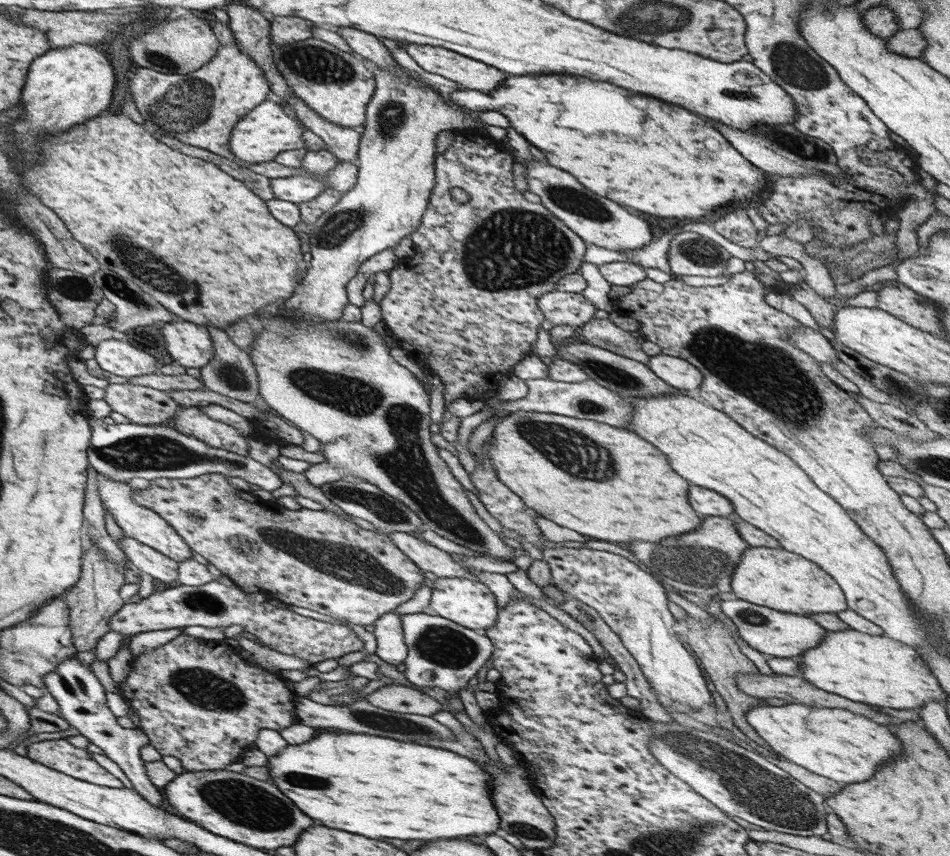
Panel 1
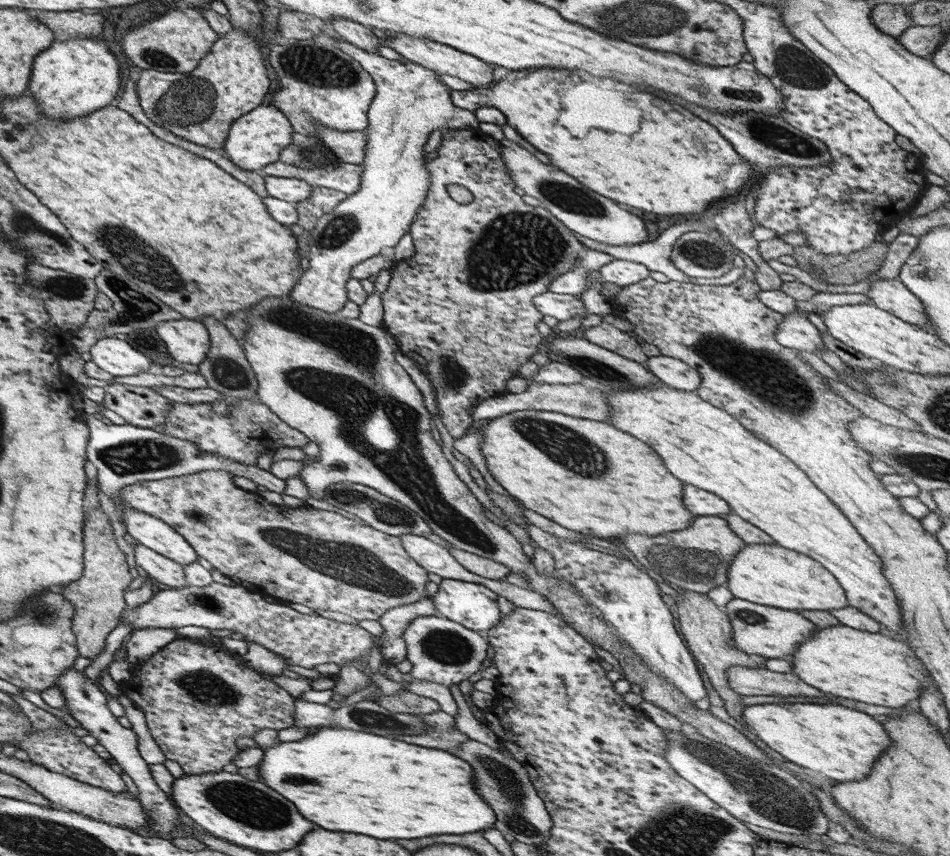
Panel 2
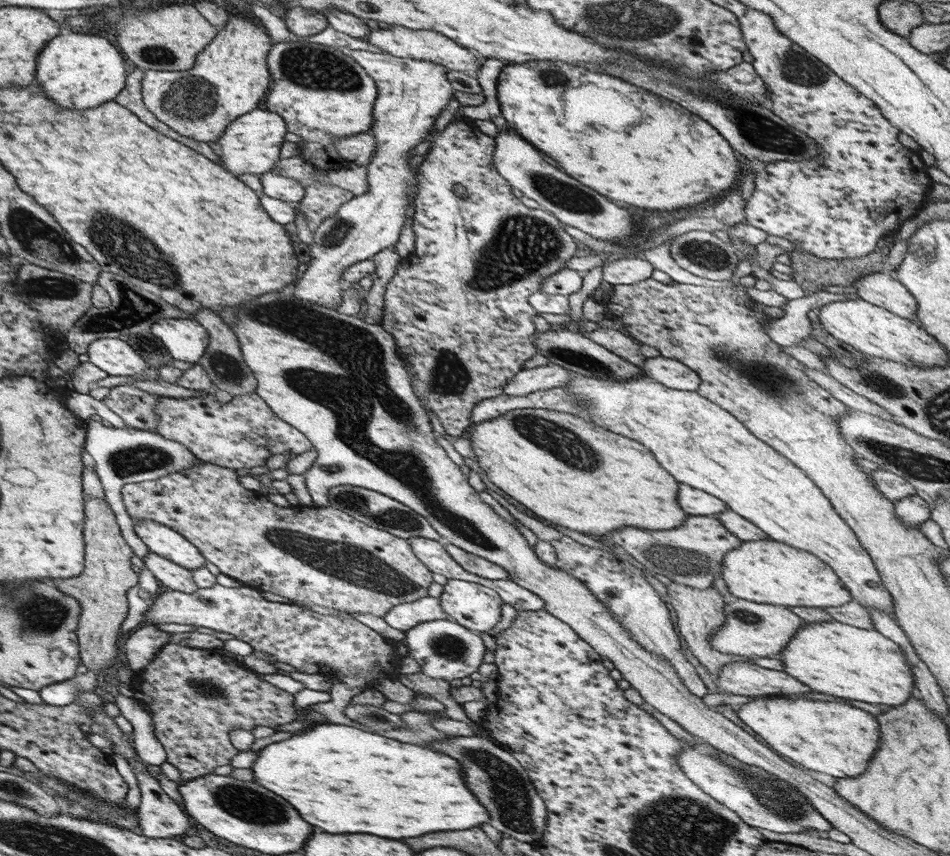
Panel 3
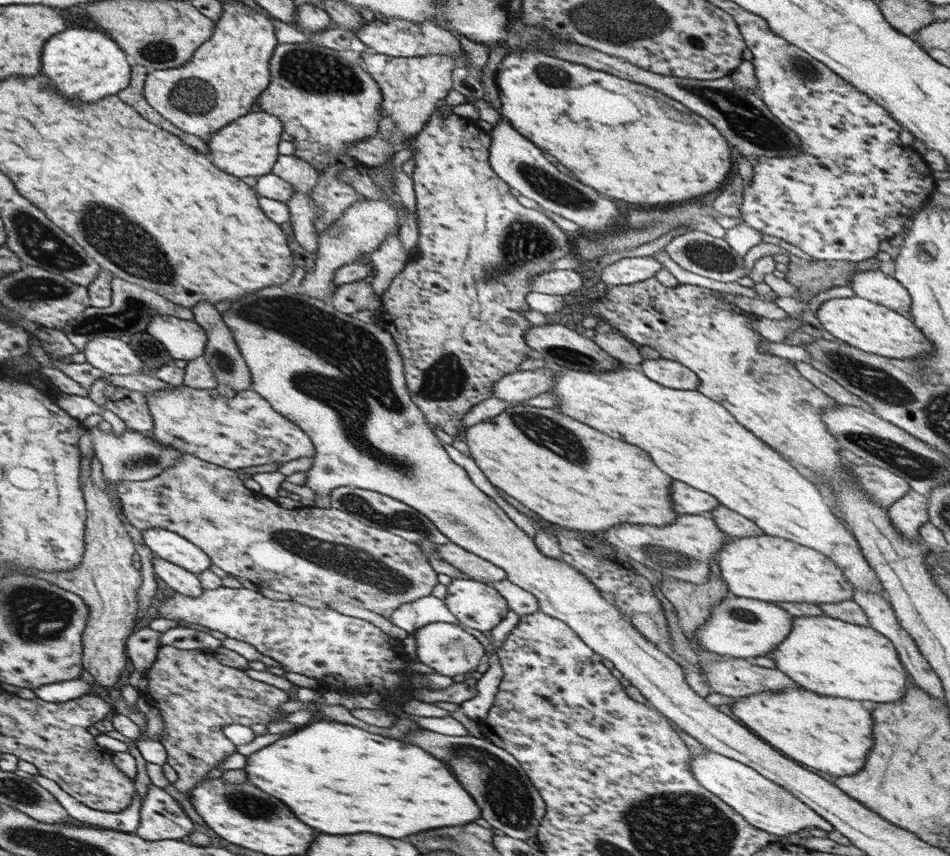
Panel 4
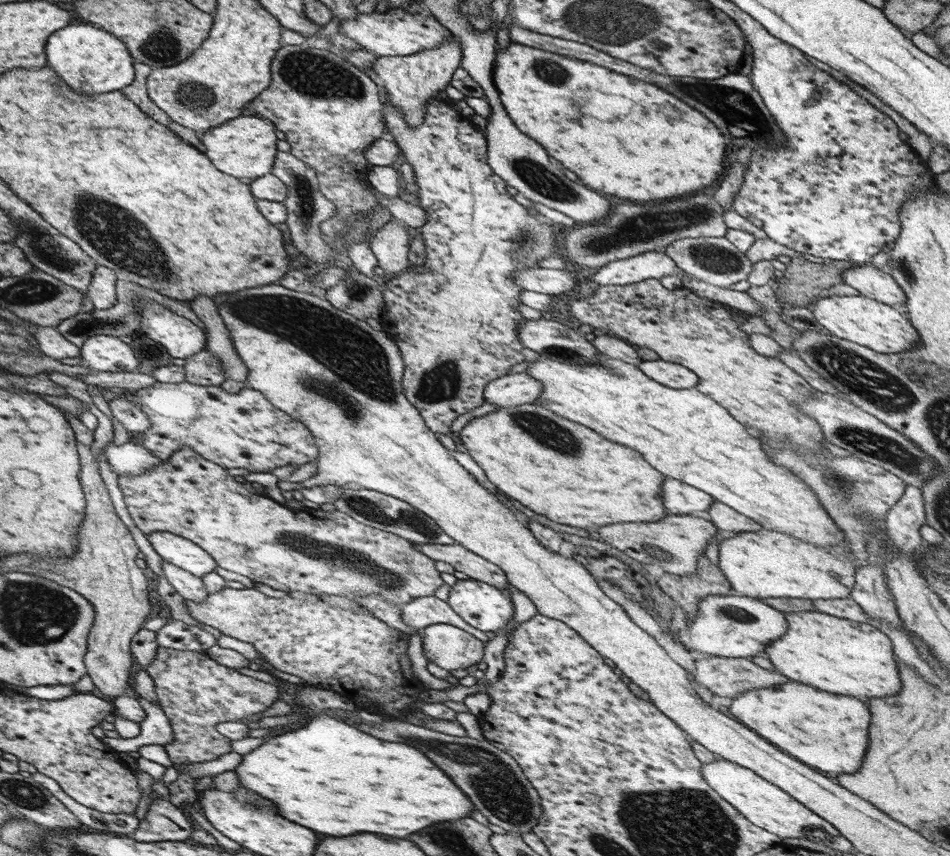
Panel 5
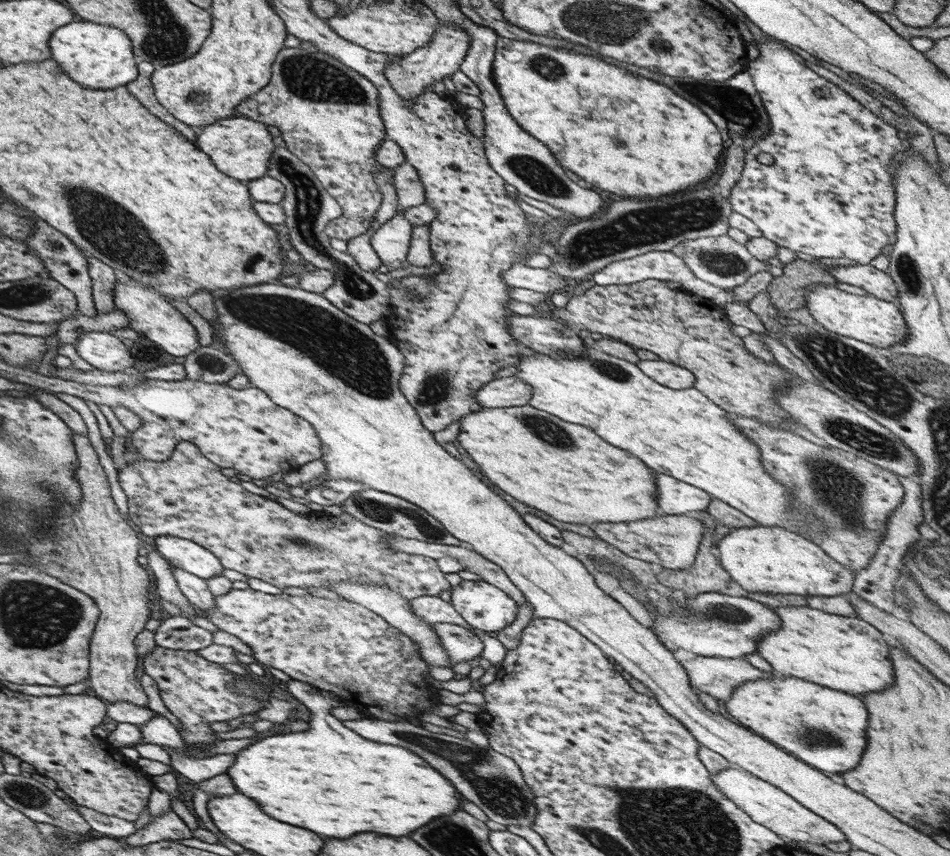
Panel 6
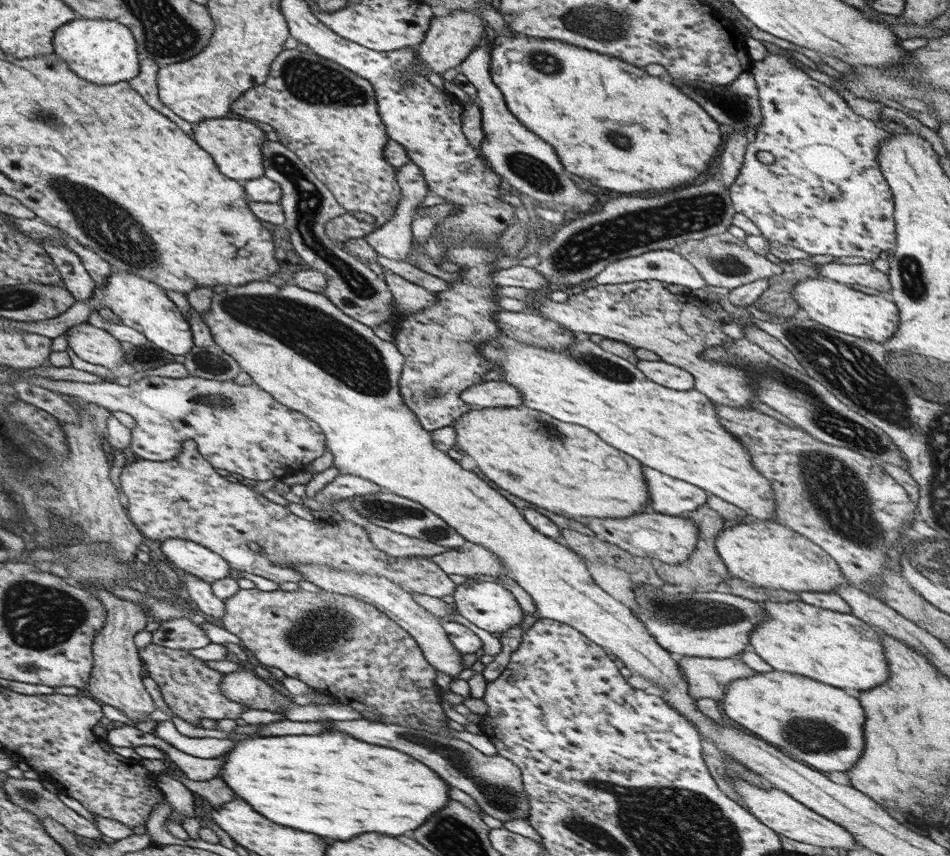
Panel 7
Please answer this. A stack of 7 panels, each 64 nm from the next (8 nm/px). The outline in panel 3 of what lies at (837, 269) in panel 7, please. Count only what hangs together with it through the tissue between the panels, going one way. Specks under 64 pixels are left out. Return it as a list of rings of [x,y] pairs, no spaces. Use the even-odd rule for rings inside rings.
[[[877,272],[861,276],[853,284],[857,298],[879,306],[907,321],[916,321],[916,300],[897,280]]]

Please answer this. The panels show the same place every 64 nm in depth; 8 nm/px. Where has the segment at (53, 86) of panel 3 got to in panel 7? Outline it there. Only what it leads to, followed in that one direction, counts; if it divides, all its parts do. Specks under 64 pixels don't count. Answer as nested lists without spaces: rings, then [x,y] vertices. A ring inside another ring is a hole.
[[[82,18],[58,26],[52,36],[52,52],[75,76],[91,84],[115,84],[138,75],[139,60],[133,35],[115,20]]]

